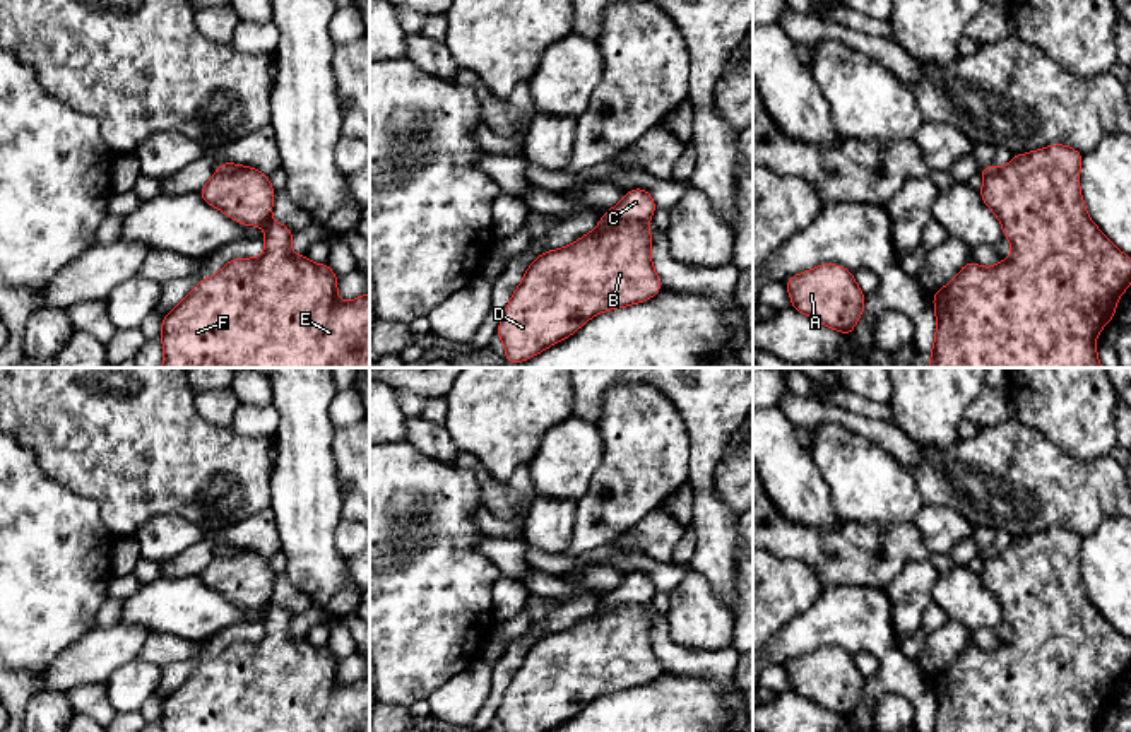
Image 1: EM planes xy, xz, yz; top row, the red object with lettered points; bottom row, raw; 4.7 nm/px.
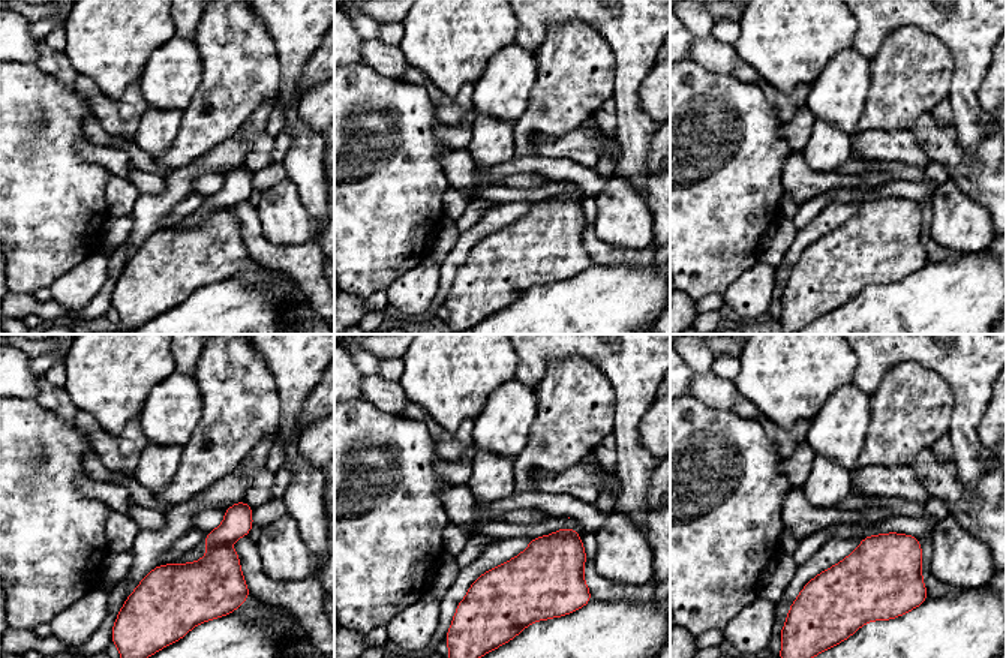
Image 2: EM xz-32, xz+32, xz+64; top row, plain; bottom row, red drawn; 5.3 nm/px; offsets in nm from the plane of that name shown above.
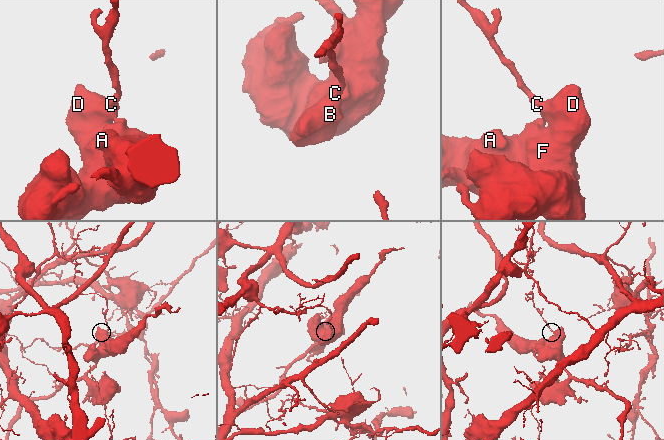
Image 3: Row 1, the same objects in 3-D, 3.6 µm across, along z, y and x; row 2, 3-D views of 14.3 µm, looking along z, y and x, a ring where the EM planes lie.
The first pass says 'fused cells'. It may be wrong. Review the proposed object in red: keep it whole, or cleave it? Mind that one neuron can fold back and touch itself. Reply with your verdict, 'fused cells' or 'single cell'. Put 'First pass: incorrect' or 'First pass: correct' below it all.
fused cells
First pass: correct

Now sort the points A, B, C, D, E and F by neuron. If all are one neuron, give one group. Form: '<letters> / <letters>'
A B D E F / C

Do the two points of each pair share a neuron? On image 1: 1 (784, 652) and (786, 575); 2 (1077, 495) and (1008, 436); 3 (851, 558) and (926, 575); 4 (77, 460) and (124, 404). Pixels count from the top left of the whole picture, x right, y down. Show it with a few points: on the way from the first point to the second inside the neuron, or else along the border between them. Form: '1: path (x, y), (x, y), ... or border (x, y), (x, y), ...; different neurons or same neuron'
1: border (815, 601), (770, 642); different neurons
2: path (1059, 488), (1025, 454); same neuron
3: border (929, 558), (911, 561), (887, 589); different neurons
4: path (91, 447), (105, 433), (110, 418); same neuron

